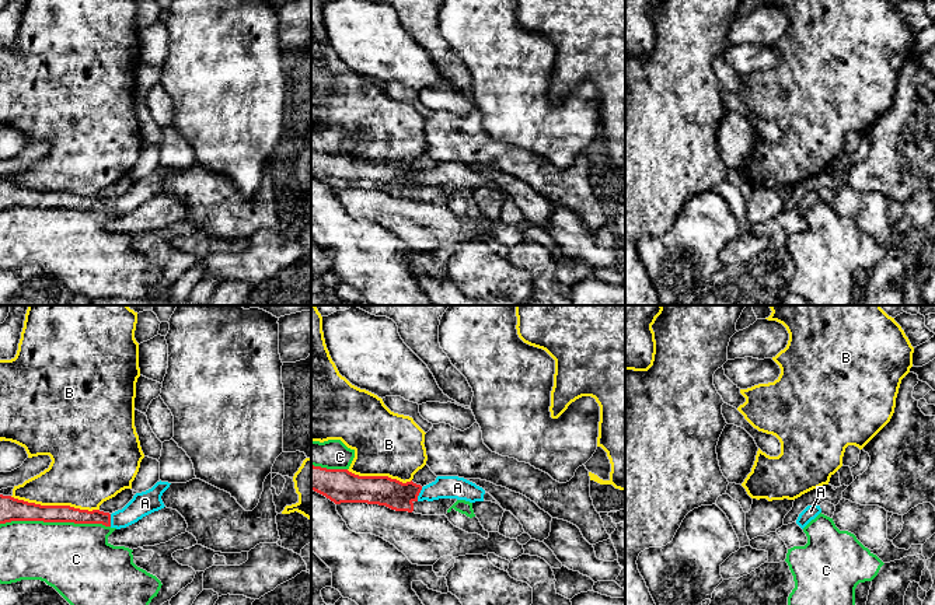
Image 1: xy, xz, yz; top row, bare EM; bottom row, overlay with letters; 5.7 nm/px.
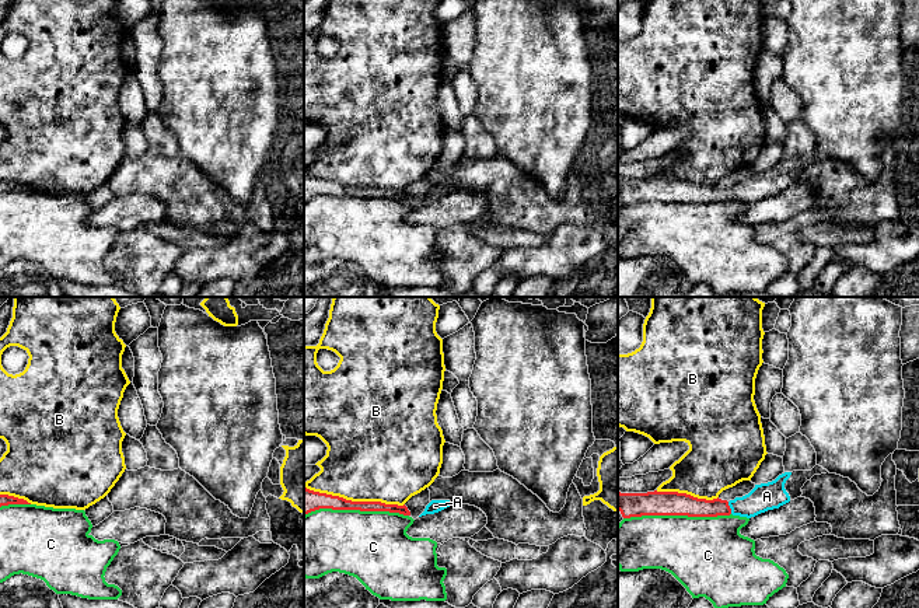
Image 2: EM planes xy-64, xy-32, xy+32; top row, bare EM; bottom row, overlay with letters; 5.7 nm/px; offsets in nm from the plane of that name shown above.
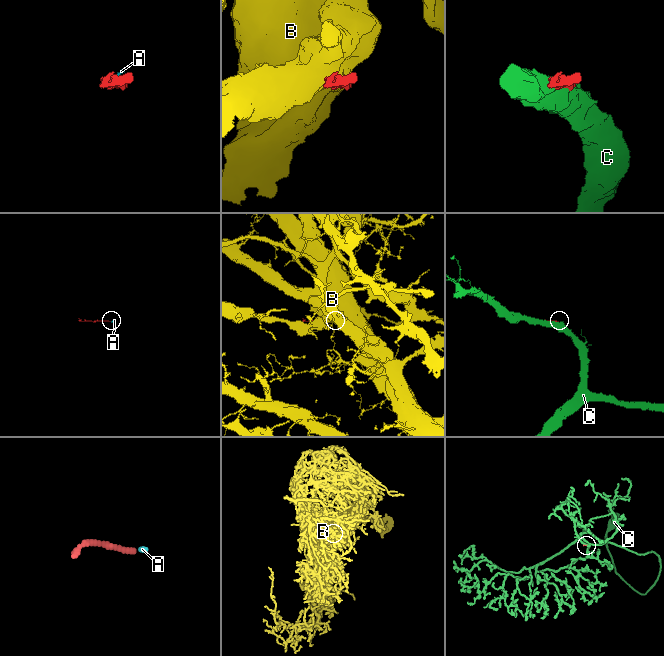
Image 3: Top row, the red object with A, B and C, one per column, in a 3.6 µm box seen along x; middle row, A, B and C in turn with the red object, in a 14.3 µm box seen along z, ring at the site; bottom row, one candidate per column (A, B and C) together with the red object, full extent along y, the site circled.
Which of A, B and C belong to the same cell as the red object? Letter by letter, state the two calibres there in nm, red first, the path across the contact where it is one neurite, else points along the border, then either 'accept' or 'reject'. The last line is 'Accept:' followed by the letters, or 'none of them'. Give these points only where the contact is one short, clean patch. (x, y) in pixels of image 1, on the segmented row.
A: calibres 170 and 130 nm; way xz (383, 490), (418, 495), (442, 488), (457, 488); accept
B: calibres 130 and 400 nm; reject
C: calibres 130 and 420 nm; reject
Accept: A

